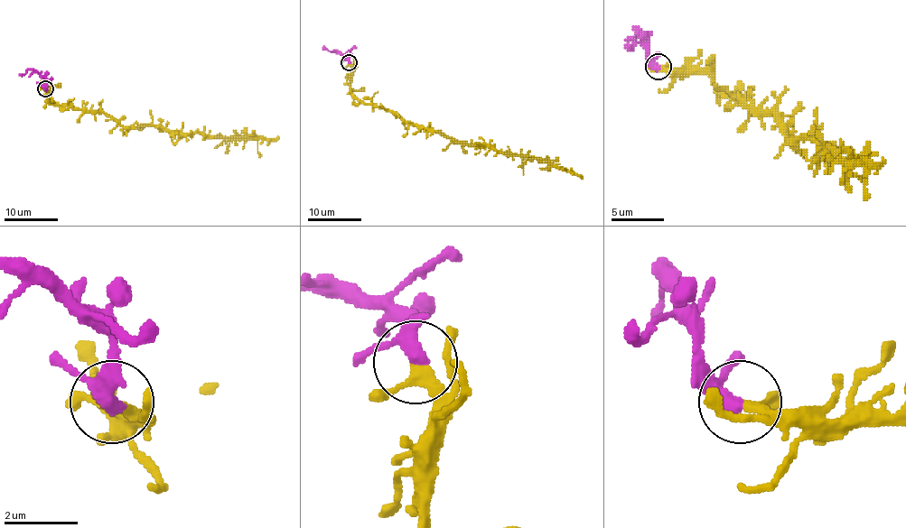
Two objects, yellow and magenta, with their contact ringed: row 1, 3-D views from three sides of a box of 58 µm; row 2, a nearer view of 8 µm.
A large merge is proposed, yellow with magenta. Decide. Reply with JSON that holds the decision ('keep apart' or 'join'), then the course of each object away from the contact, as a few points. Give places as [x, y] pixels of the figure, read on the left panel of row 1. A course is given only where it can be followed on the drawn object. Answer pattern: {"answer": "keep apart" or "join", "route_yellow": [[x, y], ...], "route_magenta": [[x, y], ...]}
{"answer": "join", "route_yellow": [[46, 88], [51, 103], [101, 111], [124, 126], [155, 126], [209, 135], [279, 137]], "route_magenta": [[46, 88], [46, 80], [36, 72], [28, 69], [19, 75]]}

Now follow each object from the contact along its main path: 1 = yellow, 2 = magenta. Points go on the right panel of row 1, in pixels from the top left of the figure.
1: (659, 66), (712, 77), (722, 95), (770, 110), (788, 139), (811, 139), (840, 161), (885, 161)
2: (659, 66), (649, 60), (649, 50), (638, 29), (628, 40)

